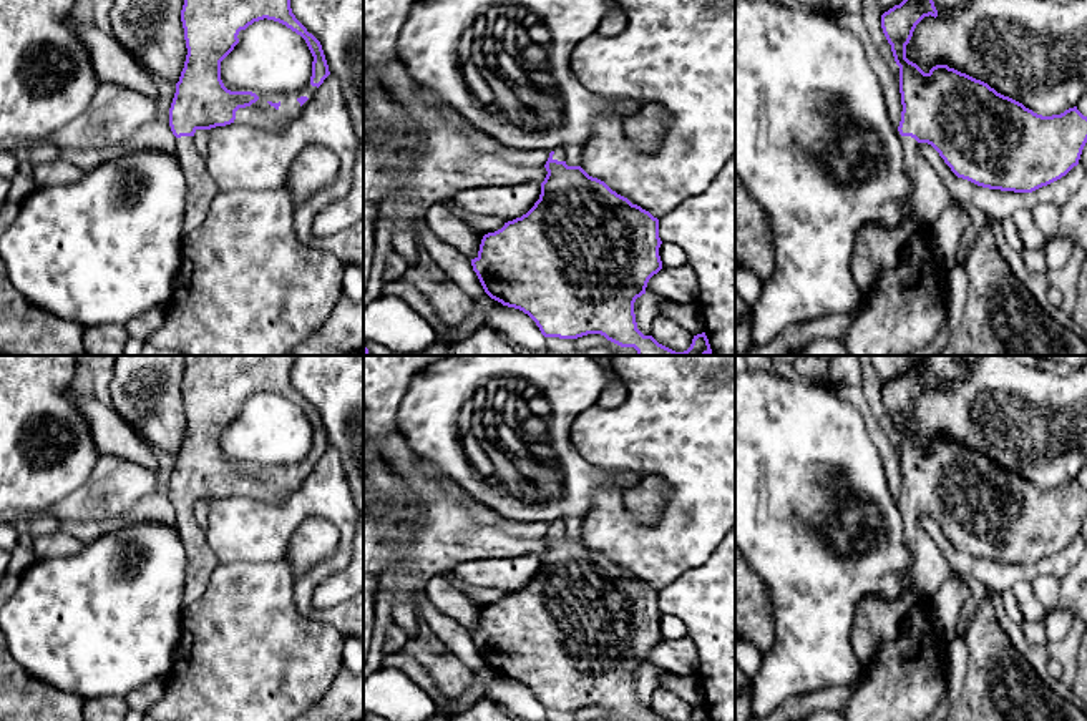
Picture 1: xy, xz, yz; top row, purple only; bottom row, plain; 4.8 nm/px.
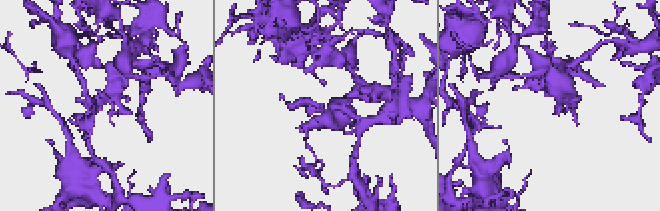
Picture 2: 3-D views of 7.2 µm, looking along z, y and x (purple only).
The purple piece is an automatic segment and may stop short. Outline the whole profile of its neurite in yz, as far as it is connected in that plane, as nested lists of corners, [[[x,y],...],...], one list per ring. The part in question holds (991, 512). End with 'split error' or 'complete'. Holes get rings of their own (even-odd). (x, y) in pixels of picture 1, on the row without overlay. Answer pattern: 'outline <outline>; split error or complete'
outline [[[911,356],[909,367],[881,387],[883,405],[891,417],[899,439],[901,493],[904,543],[913,555],[909,586],[898,600],[865,596],[856,610],[851,628],[851,646],[860,670],[868,666],[881,643],[893,641],[899,630],[901,615],[909,608],[919,591],[936,591],[951,575],[936,543],[919,525],[918,517],[931,517],[951,543],[977,558],[1014,565],[1032,565],[1065,548],[1079,537],[1087,515],[1087,488],[1077,478],[1060,487],[1042,488],[1022,475],[997,465],[987,455],[961,445],[948,437],[936,437],[924,445],[906,430],[916,397],[924,389],[938,389],[928,356]]]; split error

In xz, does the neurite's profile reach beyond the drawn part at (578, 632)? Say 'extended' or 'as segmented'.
extended

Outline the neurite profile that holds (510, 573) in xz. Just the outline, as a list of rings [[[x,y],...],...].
[[[541,555],[491,558],[481,562],[458,563],[453,571],[468,585],[493,588],[505,595],[526,586],[539,571]]]

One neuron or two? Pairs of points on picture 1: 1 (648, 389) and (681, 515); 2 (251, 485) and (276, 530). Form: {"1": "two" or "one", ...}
{"1": "one", "2": "two"}

